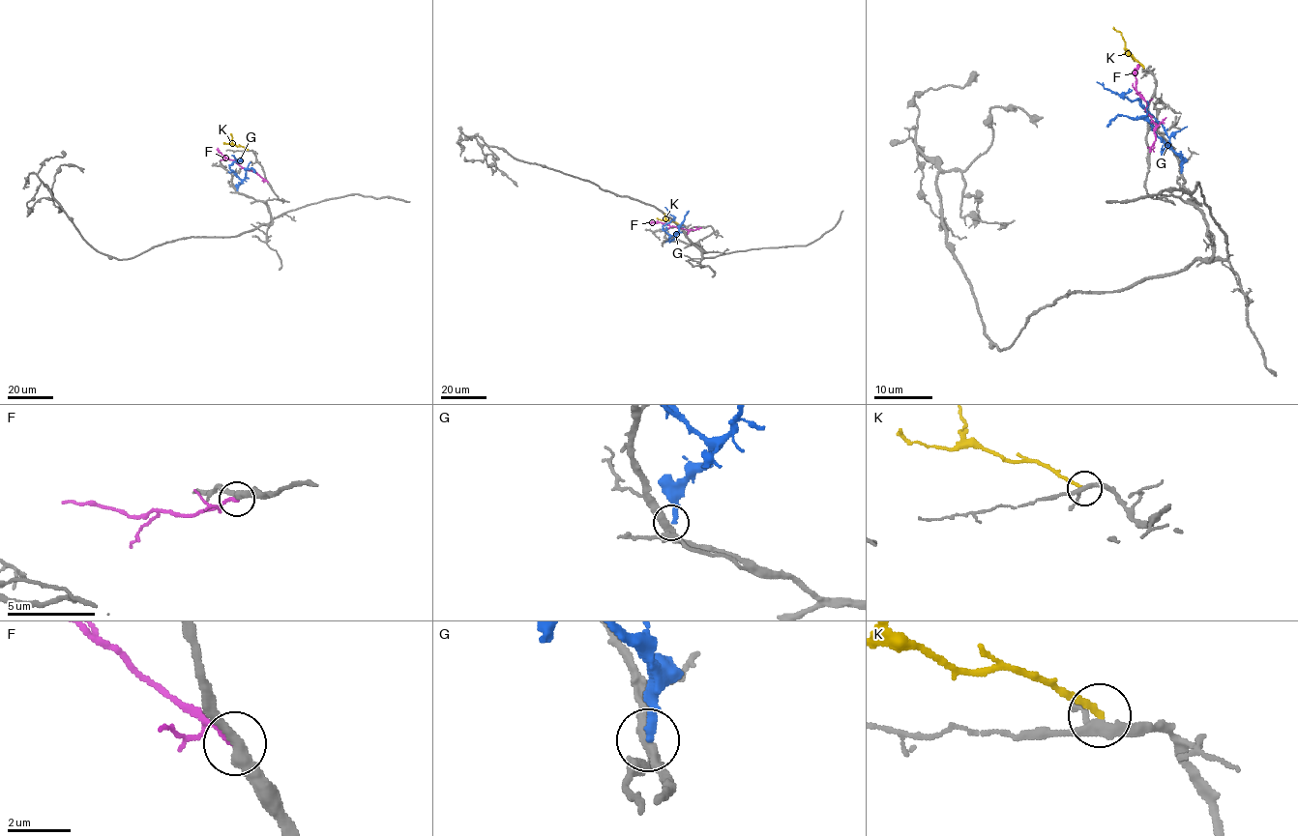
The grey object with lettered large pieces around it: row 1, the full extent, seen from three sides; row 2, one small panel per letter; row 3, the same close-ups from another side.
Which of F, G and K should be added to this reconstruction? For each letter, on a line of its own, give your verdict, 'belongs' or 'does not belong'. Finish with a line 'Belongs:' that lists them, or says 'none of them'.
F: does not belong
G: does not belong
K: does not belong
Belongs: none of them

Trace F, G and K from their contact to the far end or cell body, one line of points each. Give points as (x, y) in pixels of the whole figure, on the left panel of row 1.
F: (267, 182), (228, 159), (217, 148)
G: (236, 190), (242, 181), (229, 165), (240, 160), (231, 155)
K: (248, 149), (233, 144), (232, 133)

